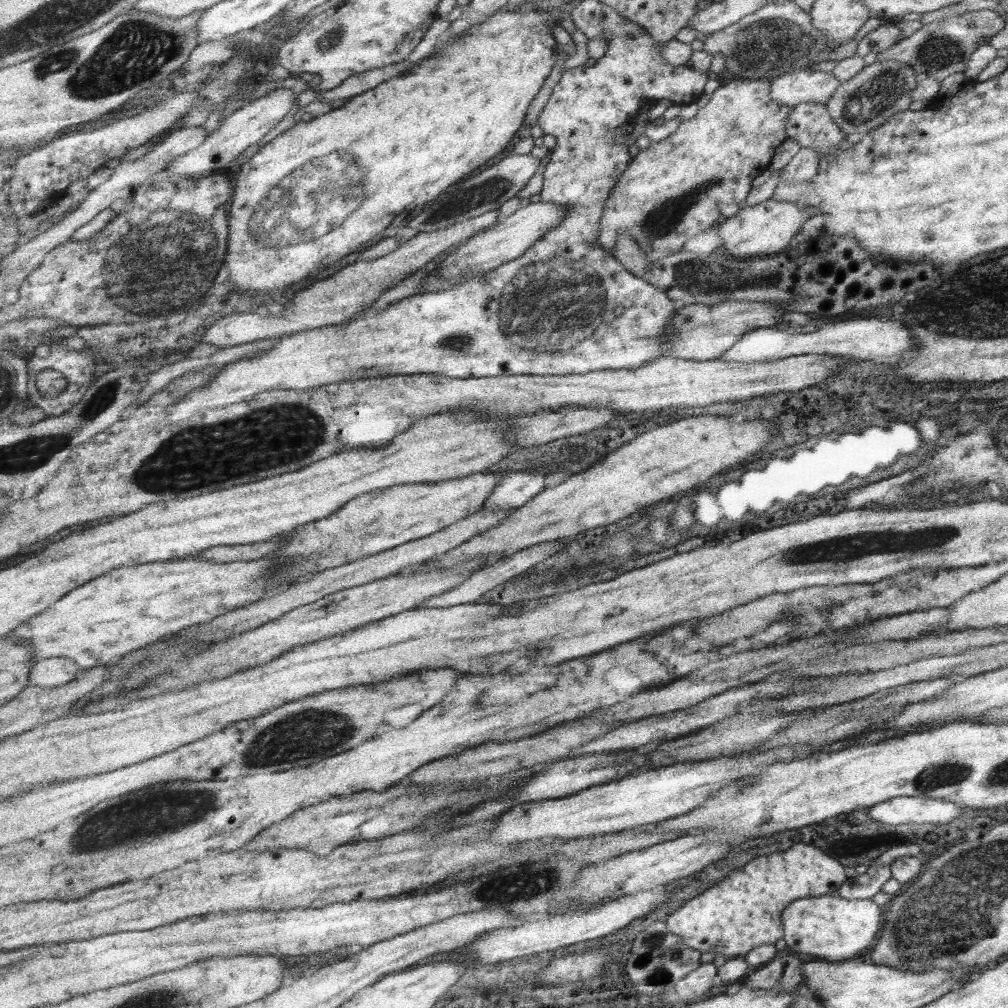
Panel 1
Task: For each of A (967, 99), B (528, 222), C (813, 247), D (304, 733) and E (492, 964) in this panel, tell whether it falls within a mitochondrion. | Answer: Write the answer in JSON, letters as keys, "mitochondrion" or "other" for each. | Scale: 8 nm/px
{"A":"other","B":"other","C":"other","D":"mitochondrion","E":"other"}

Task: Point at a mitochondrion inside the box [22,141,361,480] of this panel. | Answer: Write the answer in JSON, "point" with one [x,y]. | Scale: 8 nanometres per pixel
{"point":[154,265]}

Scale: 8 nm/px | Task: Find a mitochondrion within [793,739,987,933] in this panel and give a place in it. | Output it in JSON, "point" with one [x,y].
{"point":[935,776]}

